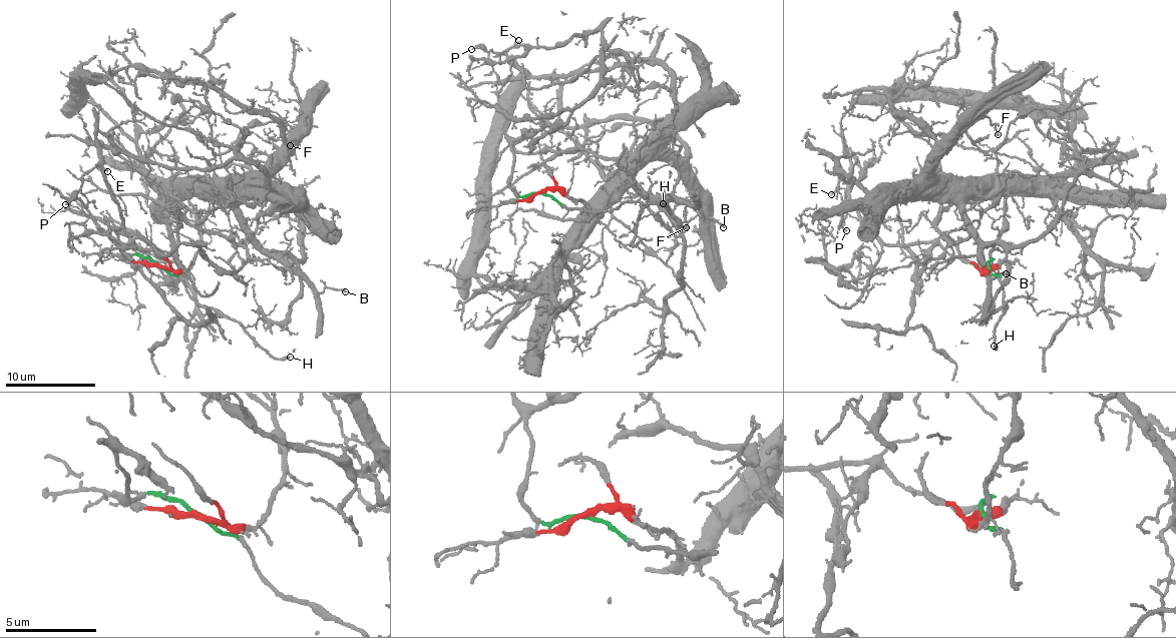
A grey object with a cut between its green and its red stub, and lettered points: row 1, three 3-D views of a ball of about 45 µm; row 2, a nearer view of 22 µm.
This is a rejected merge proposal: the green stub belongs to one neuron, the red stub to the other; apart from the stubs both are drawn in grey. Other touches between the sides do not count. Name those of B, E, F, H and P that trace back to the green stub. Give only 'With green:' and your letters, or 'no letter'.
With green: E, H, P

